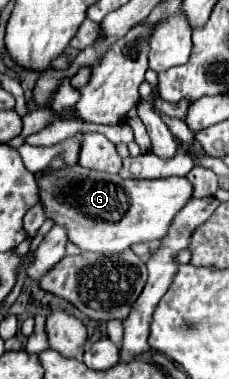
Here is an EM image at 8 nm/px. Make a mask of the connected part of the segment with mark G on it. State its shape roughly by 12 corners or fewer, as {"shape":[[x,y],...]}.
{"shape":[[73,165],[39,201],[81,251],[157,243],[193,197],[185,177]]}

